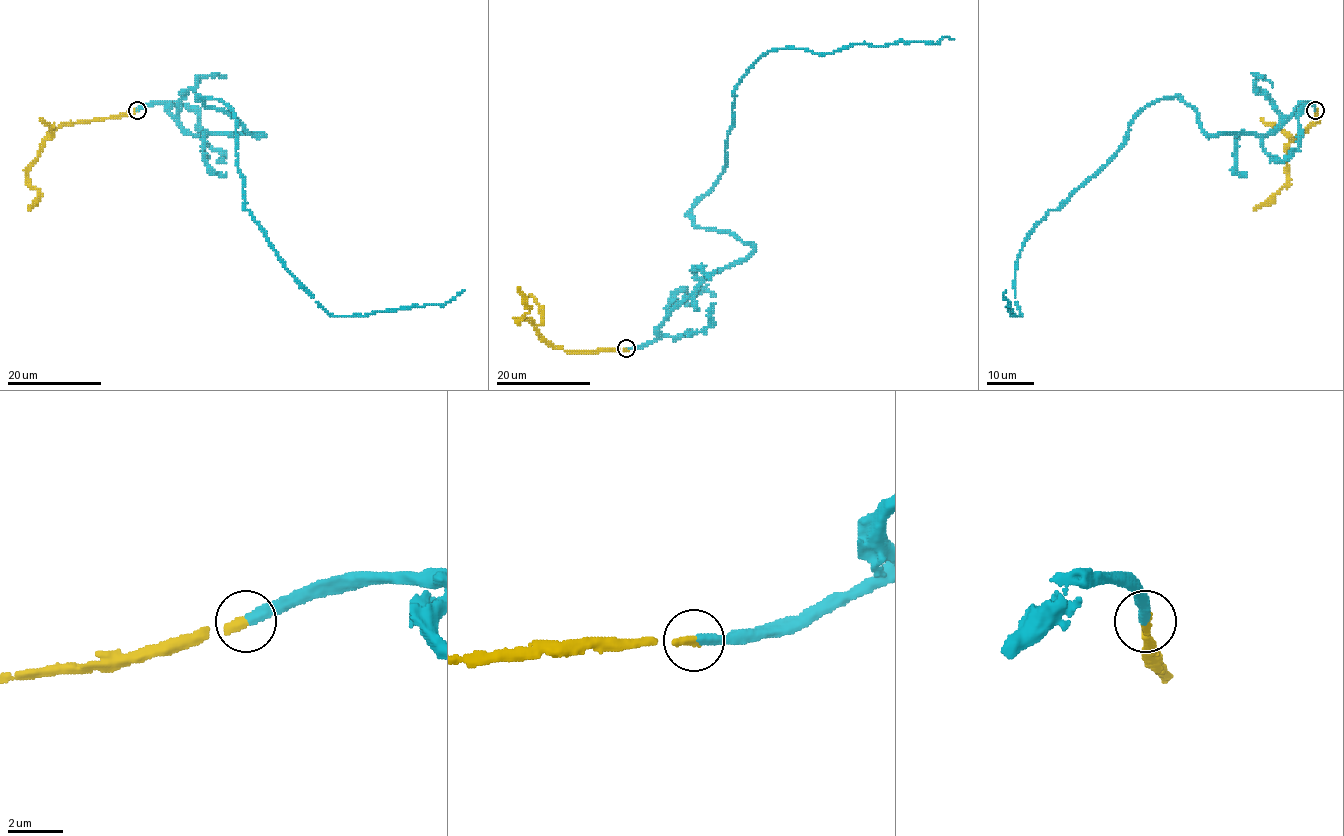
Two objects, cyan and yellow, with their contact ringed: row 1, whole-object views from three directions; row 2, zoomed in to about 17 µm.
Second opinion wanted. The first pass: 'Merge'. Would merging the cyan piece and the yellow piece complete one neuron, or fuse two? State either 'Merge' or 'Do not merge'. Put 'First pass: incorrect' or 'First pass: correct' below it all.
Merge
First pass: correct

